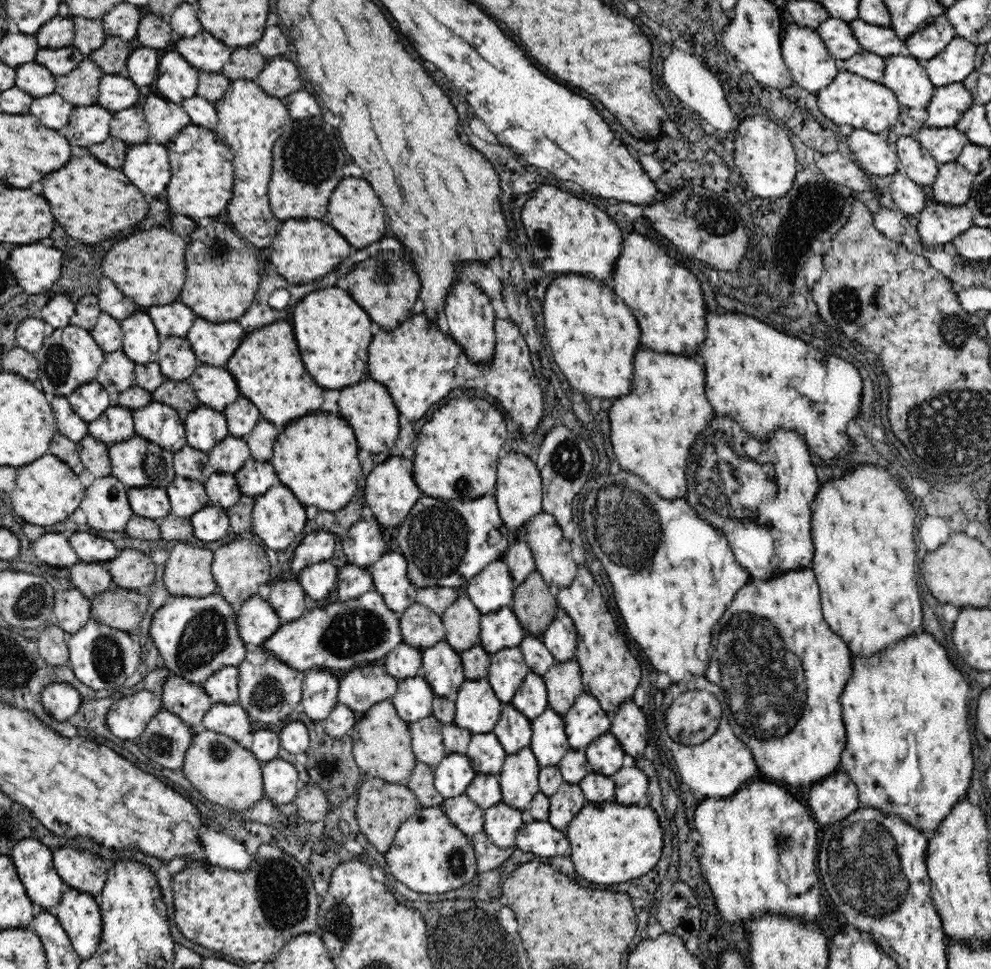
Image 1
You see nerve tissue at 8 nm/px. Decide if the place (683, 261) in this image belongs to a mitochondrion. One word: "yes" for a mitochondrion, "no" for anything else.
no

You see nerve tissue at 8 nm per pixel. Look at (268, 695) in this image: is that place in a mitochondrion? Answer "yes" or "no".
yes

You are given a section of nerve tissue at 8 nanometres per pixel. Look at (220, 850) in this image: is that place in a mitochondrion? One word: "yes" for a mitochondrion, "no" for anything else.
no

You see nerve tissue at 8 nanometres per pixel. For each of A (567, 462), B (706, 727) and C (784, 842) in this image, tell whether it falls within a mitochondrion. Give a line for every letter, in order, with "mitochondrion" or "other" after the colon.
A: mitochondrion
B: mitochondrion
C: mitochondrion

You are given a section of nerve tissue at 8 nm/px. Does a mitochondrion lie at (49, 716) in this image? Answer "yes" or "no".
no

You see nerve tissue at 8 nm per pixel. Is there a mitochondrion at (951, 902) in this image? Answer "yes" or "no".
no

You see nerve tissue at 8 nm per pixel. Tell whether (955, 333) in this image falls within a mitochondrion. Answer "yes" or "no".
yes

